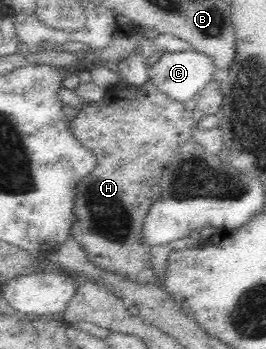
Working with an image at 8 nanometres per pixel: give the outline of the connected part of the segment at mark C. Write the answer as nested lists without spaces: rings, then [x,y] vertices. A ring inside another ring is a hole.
[[[189,49],[155,56],[149,69],[149,80],[162,93],[185,102],[193,99],[217,74],[217,67],[206,54]]]

